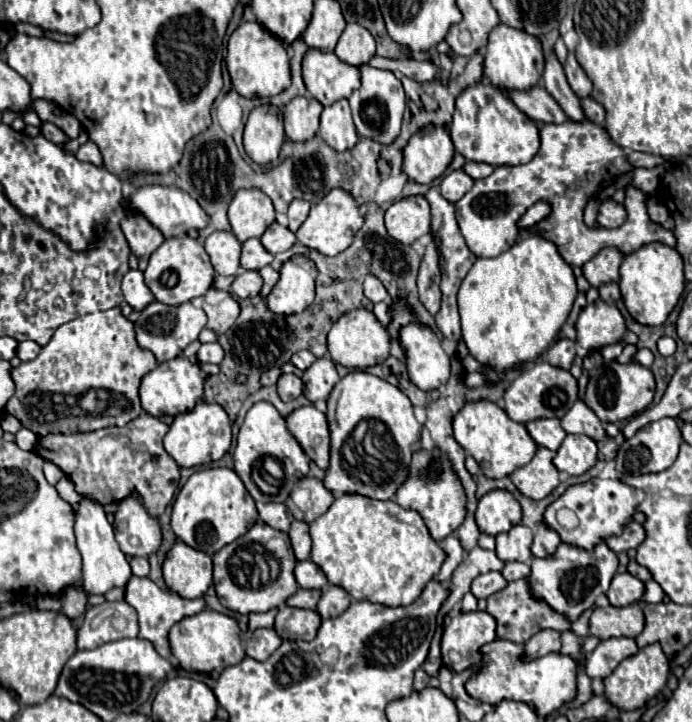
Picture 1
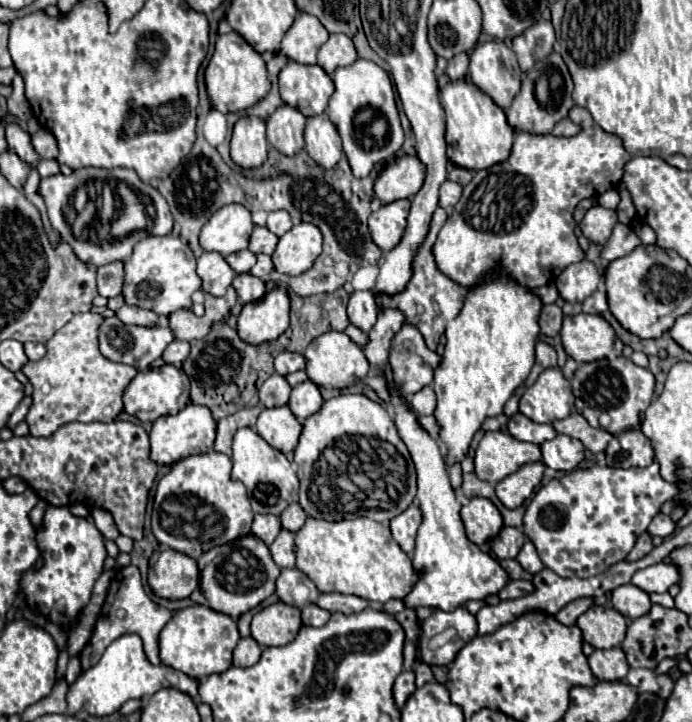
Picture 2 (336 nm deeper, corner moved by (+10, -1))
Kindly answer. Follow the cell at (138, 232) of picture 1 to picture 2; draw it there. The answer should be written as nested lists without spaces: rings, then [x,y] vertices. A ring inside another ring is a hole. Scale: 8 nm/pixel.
[[[109,263],[97,269],[97,291],[101,297],[117,297],[123,287],[123,263]]]

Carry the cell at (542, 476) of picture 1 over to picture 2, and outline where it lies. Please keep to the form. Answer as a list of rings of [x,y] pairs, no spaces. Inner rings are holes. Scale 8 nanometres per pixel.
[[[527,463],[519,471],[505,477],[501,483],[497,483],[495,493],[507,509],[517,509],[541,485],[541,477],[543,477],[543,465],[541,463]]]

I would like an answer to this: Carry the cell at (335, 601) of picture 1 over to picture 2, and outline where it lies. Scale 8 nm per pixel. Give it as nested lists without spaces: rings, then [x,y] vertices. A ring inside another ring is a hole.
[[[305,605],[301,609],[301,619],[303,619],[303,625],[311,625],[311,627],[323,627],[327,621],[329,621],[331,613],[317,607],[317,605]]]

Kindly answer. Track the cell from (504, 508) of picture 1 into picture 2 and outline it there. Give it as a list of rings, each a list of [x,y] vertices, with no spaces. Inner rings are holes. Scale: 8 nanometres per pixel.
[[[473,497],[465,507],[461,507],[461,519],[467,531],[467,539],[475,545],[491,541],[503,527],[501,513],[489,499]]]

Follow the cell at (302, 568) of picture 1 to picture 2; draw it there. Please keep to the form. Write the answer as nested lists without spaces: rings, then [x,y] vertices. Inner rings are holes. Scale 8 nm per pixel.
[[[281,569],[281,575],[277,579],[277,595],[279,595],[279,601],[287,603],[287,605],[295,605],[299,607],[299,603],[293,599],[293,591],[299,587],[299,585],[305,585],[309,589],[309,603],[315,603],[317,597],[319,597],[319,591],[317,587],[313,585],[313,581],[303,575],[301,571],[297,569]]]

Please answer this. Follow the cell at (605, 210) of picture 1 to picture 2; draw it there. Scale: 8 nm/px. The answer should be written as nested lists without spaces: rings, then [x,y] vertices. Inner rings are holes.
[[[593,205],[583,221],[579,223],[581,227],[581,233],[597,243],[597,245],[605,245],[605,241],[611,237],[613,233],[613,227],[617,225],[617,213],[613,209],[607,209],[607,207],[601,207],[601,205]]]

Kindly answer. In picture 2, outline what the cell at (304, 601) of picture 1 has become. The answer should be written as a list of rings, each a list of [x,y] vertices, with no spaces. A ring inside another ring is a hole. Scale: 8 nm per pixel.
[[[325,593],[325,595],[319,595],[319,601],[317,601],[319,607],[335,613],[357,613],[357,611],[363,611],[369,601],[367,599],[361,599],[357,595],[341,595],[341,593]]]

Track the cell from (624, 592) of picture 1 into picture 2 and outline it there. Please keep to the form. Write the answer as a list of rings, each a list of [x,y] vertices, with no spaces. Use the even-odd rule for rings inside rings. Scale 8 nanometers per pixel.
[[[633,585],[617,587],[611,595],[611,603],[629,621],[647,615],[649,609],[651,609],[649,595],[645,591],[641,591],[639,587],[633,587]]]

